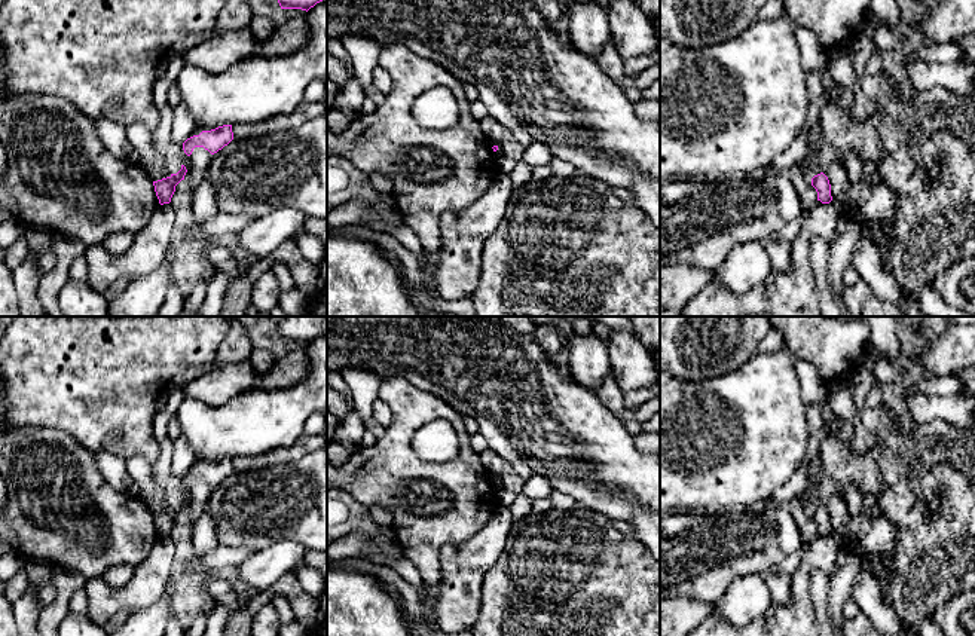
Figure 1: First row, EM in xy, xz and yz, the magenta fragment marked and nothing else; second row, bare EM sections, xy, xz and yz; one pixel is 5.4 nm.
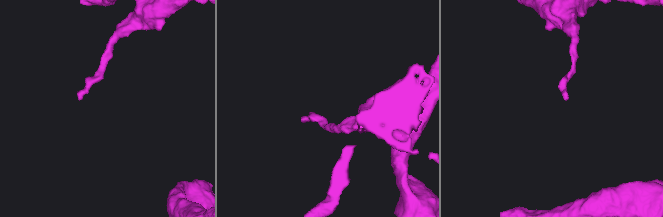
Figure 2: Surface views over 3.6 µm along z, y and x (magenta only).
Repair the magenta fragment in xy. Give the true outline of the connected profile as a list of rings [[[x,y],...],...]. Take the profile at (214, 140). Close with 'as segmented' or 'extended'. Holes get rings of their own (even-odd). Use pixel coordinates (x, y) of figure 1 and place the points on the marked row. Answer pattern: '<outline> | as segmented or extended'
[[[223,125],[211,131],[202,131],[183,143],[183,150],[187,156],[192,155],[195,147],[204,147],[211,155],[221,150],[233,140],[232,125]]] | as segmented

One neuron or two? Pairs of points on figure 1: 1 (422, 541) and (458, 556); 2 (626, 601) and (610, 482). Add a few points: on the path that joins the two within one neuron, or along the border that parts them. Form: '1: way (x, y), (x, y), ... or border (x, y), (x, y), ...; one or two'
1: border (473, 535), (451, 541), (442, 549), (437, 583); two
2: border (578, 505), (593, 508), (611, 520); two

